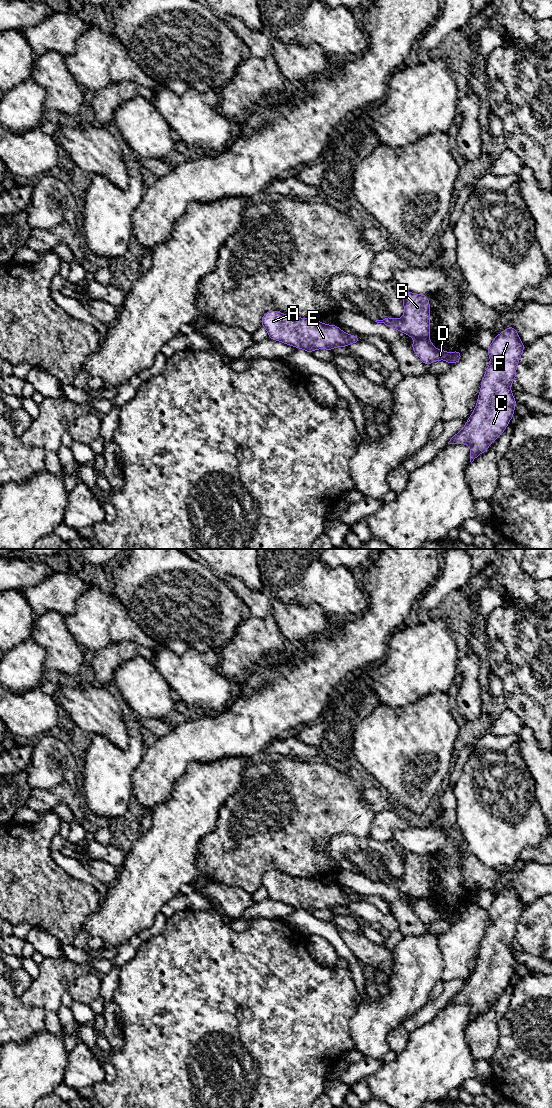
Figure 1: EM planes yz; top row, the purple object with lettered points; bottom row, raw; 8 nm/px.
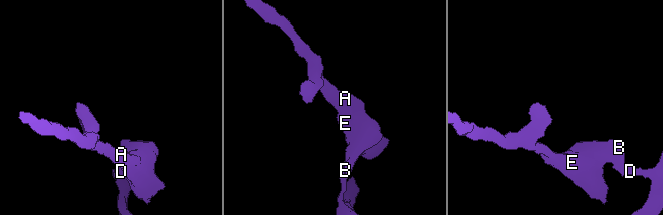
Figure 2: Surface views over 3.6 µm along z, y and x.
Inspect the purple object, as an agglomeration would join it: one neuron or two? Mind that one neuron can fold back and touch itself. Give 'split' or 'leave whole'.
split

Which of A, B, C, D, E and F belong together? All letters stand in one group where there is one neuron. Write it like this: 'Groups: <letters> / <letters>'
Groups: A B E / C D F

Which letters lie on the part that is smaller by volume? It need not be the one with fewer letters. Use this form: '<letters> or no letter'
A, B, E

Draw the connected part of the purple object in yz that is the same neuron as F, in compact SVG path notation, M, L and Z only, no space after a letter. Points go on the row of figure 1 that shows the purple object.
M511 326L495 336L487 349L490 364L481 382L476 407L463 429L448 442L467 444L471 463L504 432L514 415L517 402L510 387L525 348Z

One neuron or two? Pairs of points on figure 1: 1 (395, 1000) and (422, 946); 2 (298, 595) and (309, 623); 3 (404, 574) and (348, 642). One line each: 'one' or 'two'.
1: one
2: two
3: one

